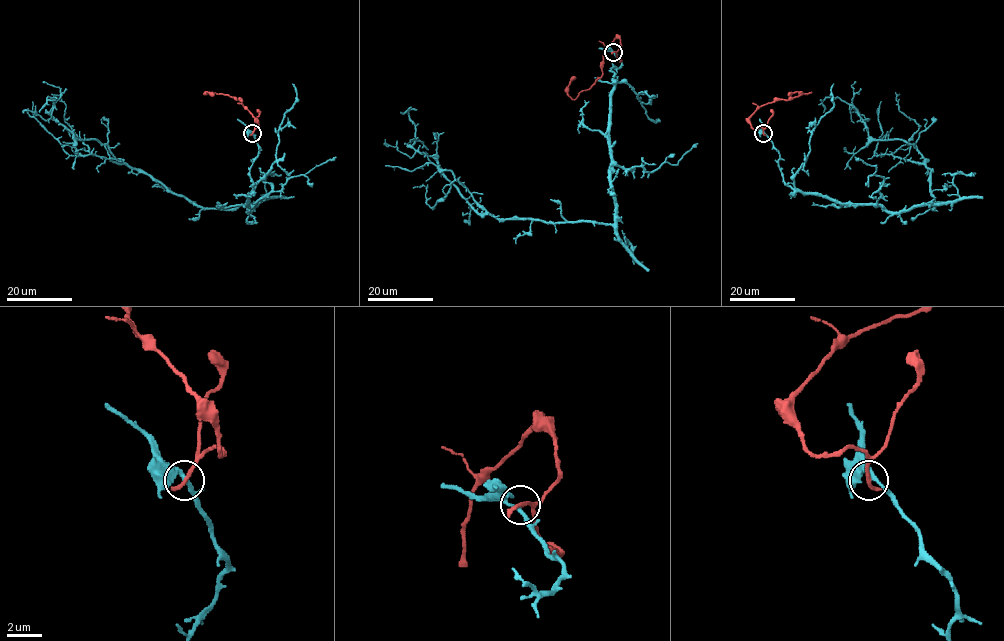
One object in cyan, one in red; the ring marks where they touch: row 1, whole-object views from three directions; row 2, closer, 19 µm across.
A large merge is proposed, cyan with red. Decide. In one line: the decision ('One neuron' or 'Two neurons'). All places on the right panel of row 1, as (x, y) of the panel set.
Two neurons

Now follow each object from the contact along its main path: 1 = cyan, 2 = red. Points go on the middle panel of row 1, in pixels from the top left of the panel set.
1: (614, 51), (621, 65), (611, 69), (613, 224), (479, 214), (438, 161), (413, 147), (415, 127), (400, 112)
2: (614, 51), (620, 46), (618, 37), (603, 55), (601, 76), (573, 100), (567, 87), (574, 76)

